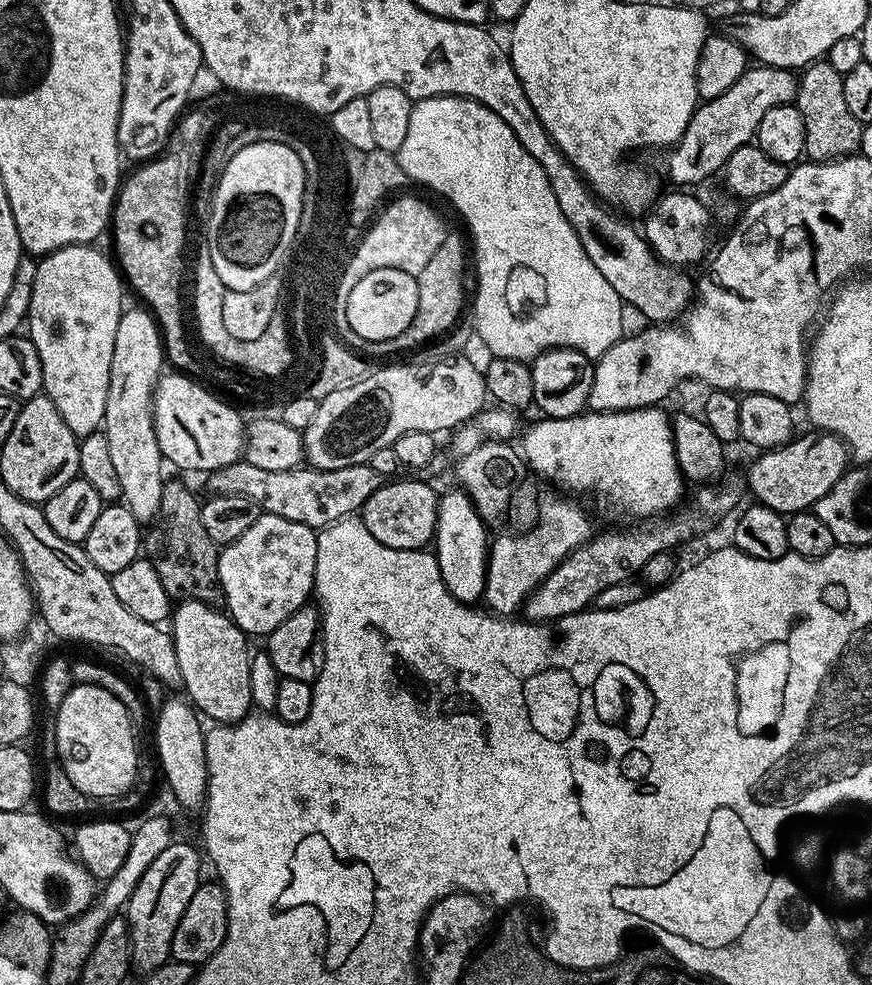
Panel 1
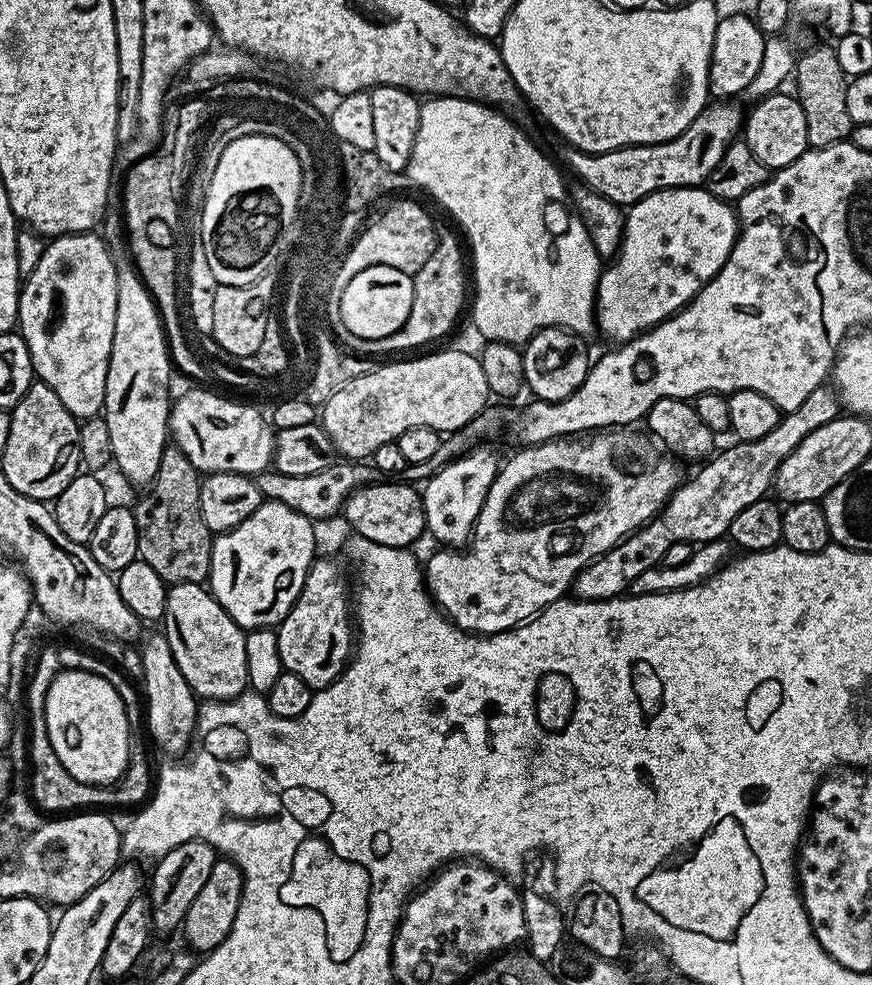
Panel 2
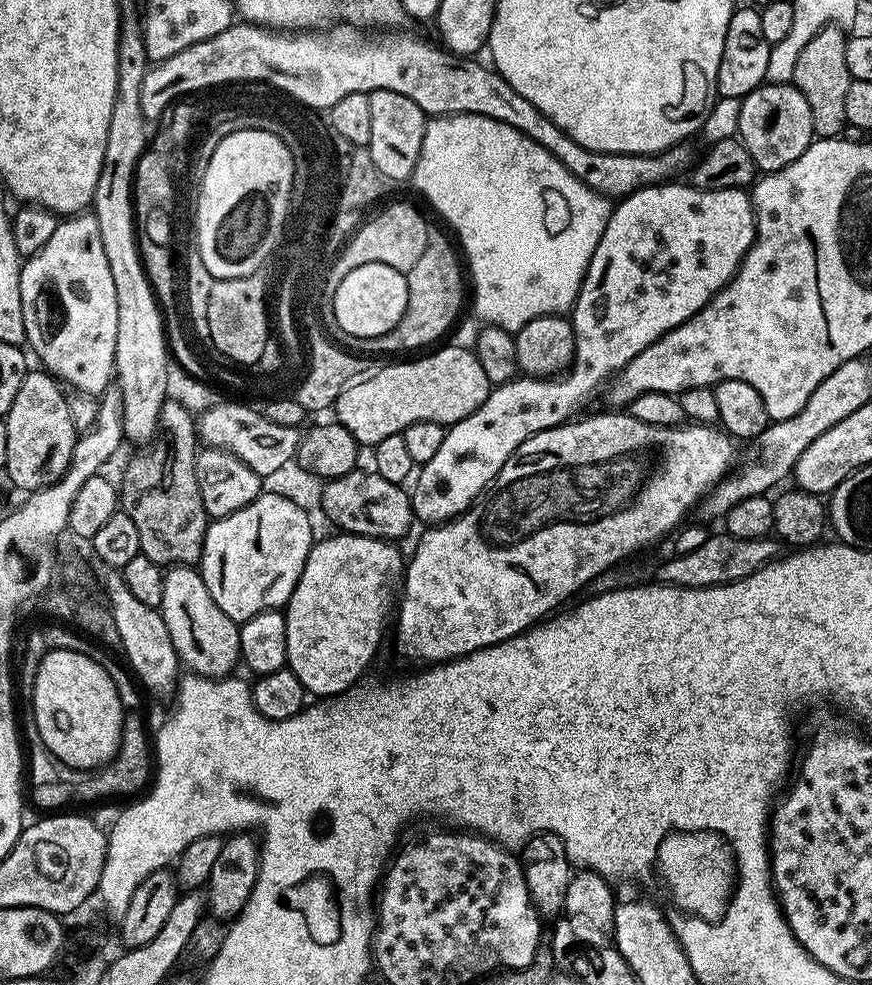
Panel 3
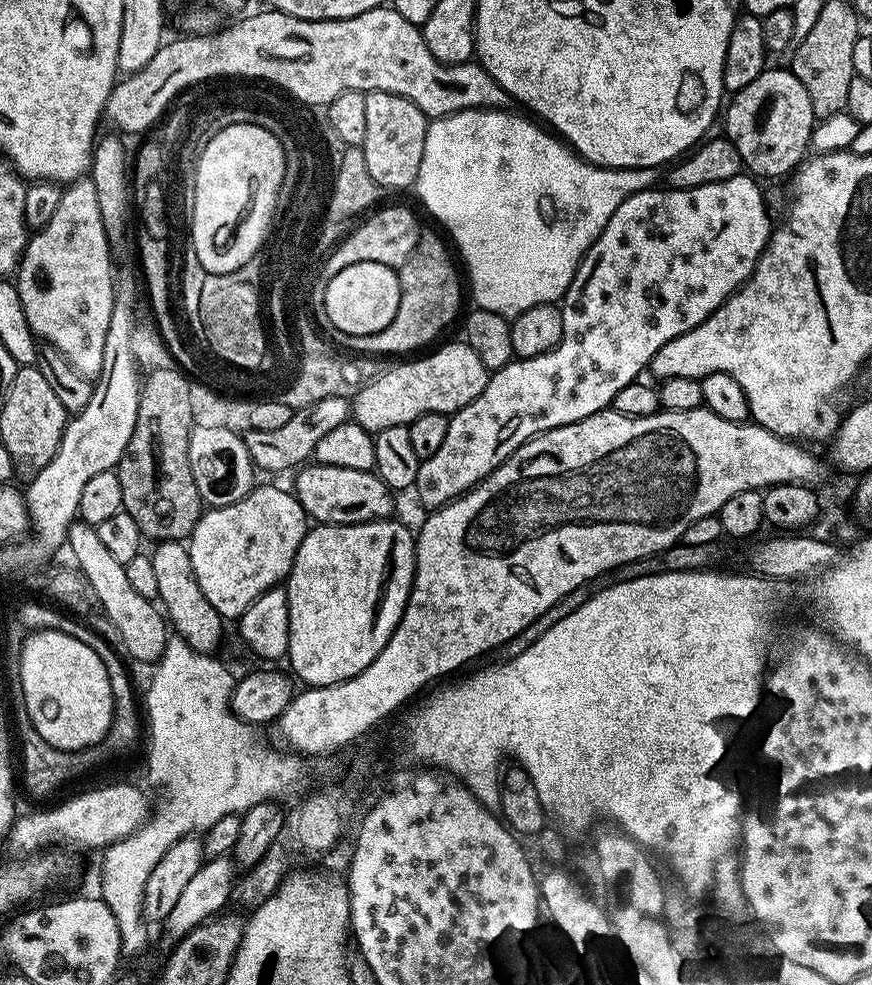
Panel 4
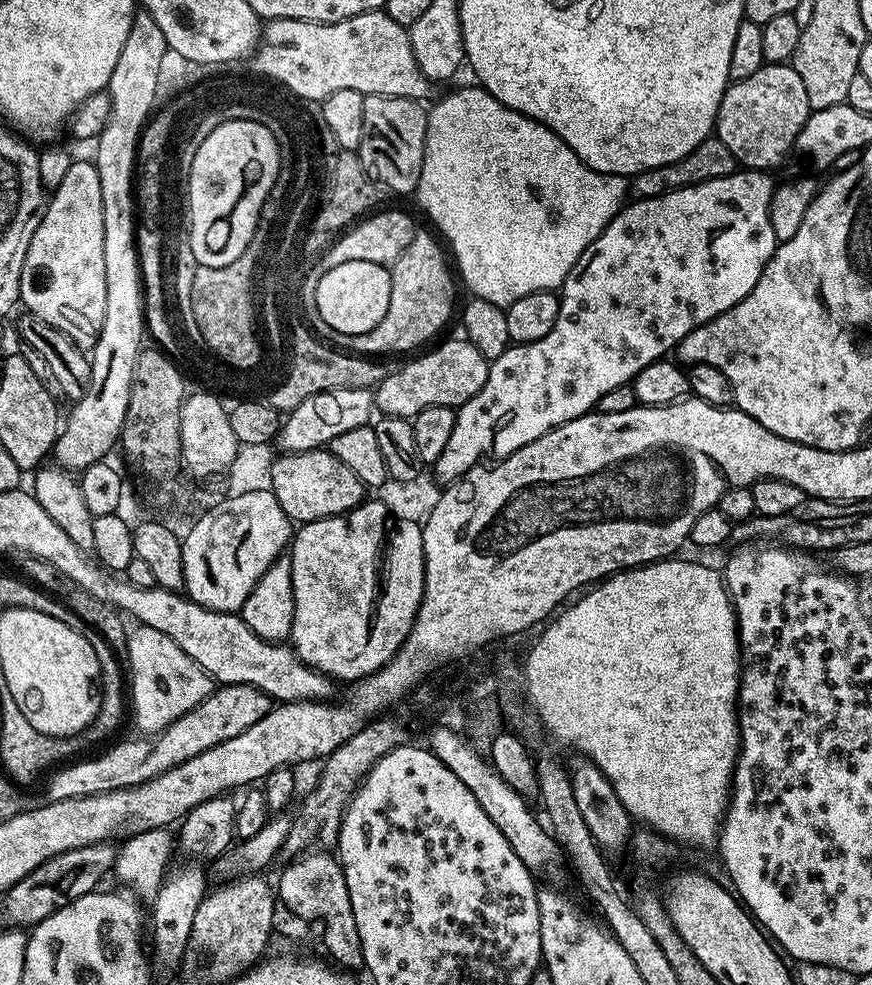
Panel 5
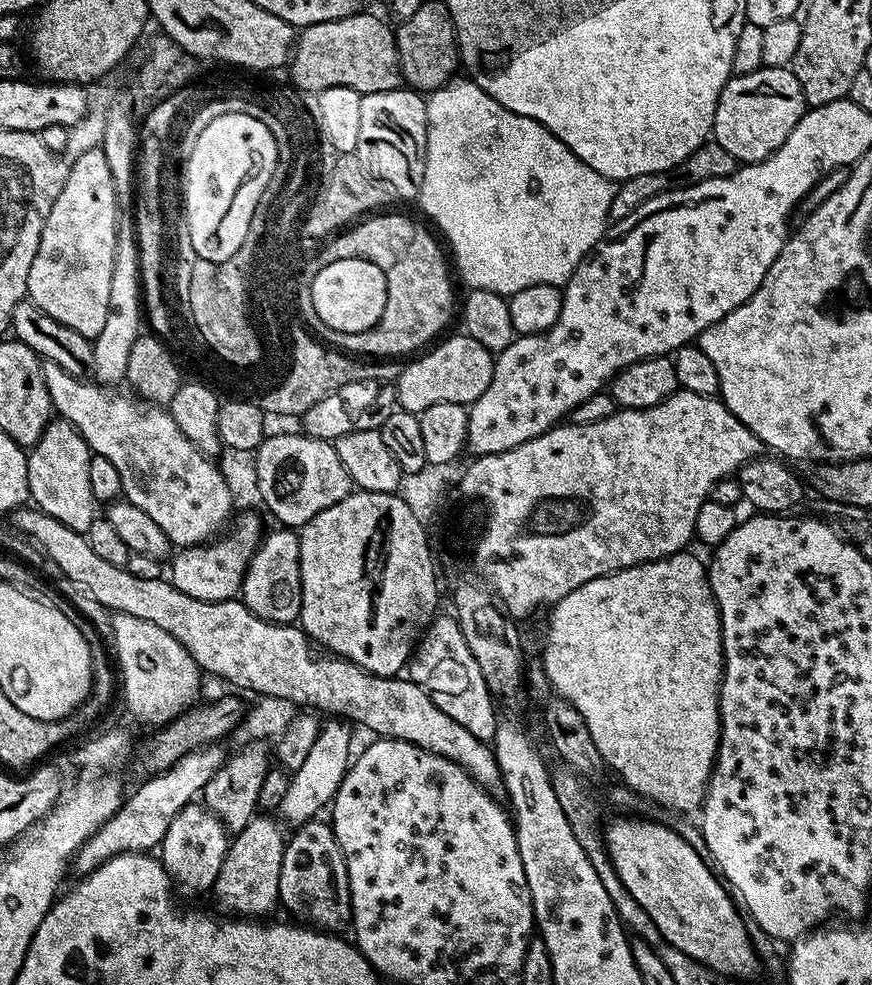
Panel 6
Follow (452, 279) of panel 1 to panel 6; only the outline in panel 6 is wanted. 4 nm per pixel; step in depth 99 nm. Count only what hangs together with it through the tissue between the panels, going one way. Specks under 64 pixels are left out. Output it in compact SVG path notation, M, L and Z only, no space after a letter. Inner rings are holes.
M424 230L416 231L410 246L406 246L402 258L398 258L394 266L386 269L388 277L386 306L382 310L382 318L378 318L374 327L367 328L364 332L343 332L327 327L326 322L322 320L316 320L316 329L329 339L336 340L336 343L354 348L367 348L374 358L396 358L392 356L404 355L407 357L431 345L441 335L439 332L447 326L448 319L452 316L453 273L450 271L449 257L441 241L437 240ZM448 268L450 273L448 273ZM415 348L420 349L415 350ZM407 352L412 353L407 354Z

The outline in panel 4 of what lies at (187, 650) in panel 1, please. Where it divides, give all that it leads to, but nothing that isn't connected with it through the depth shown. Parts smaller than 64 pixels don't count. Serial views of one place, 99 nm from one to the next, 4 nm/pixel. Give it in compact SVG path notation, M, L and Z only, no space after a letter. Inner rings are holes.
M162 540L153 548L156 549L151 549L150 555L158 578L158 600L166 613L167 623L174 629L175 635L195 652L215 653L224 636L226 620L218 614L218 610L214 610L214 606L210 606L206 594L202 594L202 586L198 586L194 578L194 566L187 547L178 540Z

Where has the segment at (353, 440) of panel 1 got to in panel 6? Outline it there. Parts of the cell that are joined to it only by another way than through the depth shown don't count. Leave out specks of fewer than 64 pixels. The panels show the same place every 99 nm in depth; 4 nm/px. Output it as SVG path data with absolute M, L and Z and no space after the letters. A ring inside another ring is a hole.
M466 334L459 335L452 336L449 340L441 339L435 346L420 354L425 356L417 355L412 358L417 360L407 361L409 364L402 368L394 384L396 399L403 411L419 414L434 406L434 402L454 402L471 406L490 386L493 353L488 352L486 346L474 342L474 338Z

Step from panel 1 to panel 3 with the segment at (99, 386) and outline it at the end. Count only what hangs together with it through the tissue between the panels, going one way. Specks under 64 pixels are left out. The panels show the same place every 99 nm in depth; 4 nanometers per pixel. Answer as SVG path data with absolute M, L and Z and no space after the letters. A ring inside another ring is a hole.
M77 214L75 216L70 216L59 221L57 229L54 230L54 234L51 235L49 239L47 239L46 244L42 246L37 253L34 253L28 259L23 261L22 267L20 269L20 289L22 290L22 322L26 326L26 344L27 347L32 347L32 352L37 356L38 359L41 360L43 367L47 369L51 375L55 376L57 380L63 382L65 385L73 384L71 387L78 392L85 392L86 394L90 394L94 397L103 396L104 392L108 387L113 383L114 373L116 371L116 347L118 346L118 290L114 290L114 278L110 275L110 262L106 262L106 250L102 250L102 234L98 234L98 222L96 221L95 216L91 214Z

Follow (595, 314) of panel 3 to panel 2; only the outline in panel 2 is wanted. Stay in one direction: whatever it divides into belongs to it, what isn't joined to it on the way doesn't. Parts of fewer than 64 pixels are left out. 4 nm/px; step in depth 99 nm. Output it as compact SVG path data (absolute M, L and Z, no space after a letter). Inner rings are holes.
M697 186L695 188L667 188L658 190L646 198L642 198L637 204L631 205L627 209L624 217L624 233L620 239L620 249L615 256L607 261L606 267L601 271L600 281L596 287L596 322L595 327L600 328L600 332L612 342L625 342L634 339L642 332L647 332L655 324L660 324L663 320L669 320L675 312L680 312L696 295L703 290L716 277L718 270L726 262L730 250L734 246L738 235L738 212L735 207L727 200L719 200L714 194L710 194L707 187ZM476 446L464 455L452 459L448 464L423 481L422 506L427 535L433 536L440 546L464 546L472 538L482 502L494 482L498 471L498 459L488 446Z

